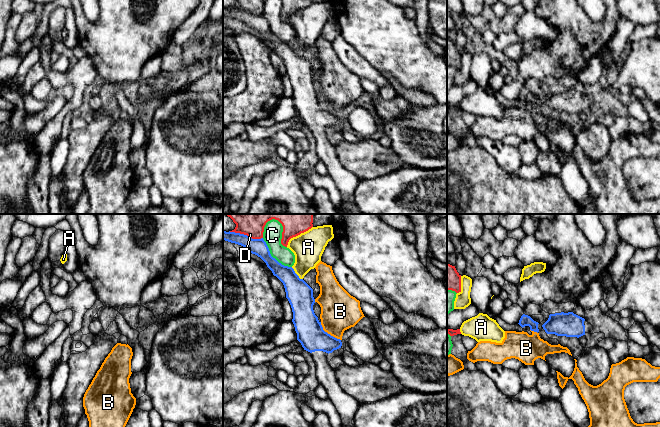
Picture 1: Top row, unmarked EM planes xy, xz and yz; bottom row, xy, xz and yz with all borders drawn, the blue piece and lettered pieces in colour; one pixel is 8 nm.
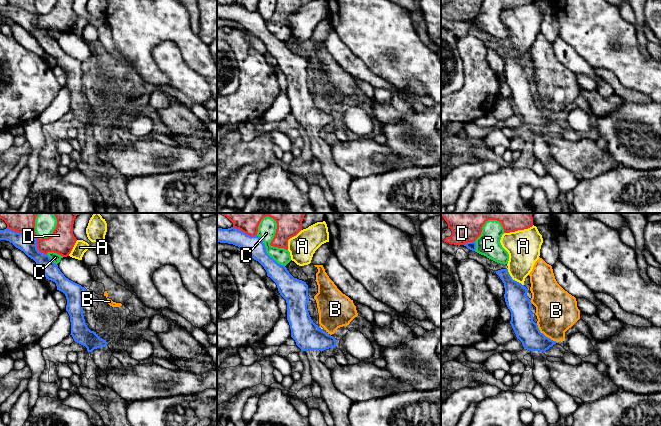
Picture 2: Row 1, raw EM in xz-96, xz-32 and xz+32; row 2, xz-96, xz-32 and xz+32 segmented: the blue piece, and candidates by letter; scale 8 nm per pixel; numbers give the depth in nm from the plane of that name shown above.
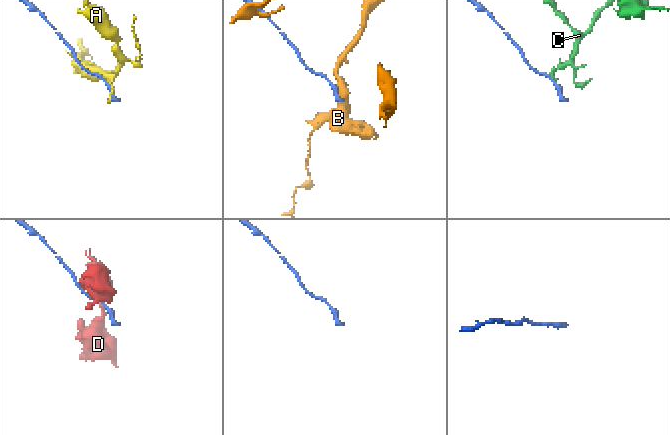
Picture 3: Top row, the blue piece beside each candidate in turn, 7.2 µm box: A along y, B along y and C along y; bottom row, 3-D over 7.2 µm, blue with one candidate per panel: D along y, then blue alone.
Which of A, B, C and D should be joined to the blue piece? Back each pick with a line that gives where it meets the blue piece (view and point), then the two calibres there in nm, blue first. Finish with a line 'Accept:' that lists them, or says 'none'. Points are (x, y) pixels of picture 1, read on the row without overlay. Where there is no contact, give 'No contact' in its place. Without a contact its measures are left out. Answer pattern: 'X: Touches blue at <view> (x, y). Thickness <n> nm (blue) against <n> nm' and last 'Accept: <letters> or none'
Accept: none

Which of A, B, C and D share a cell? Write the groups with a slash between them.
A / B / C / D

